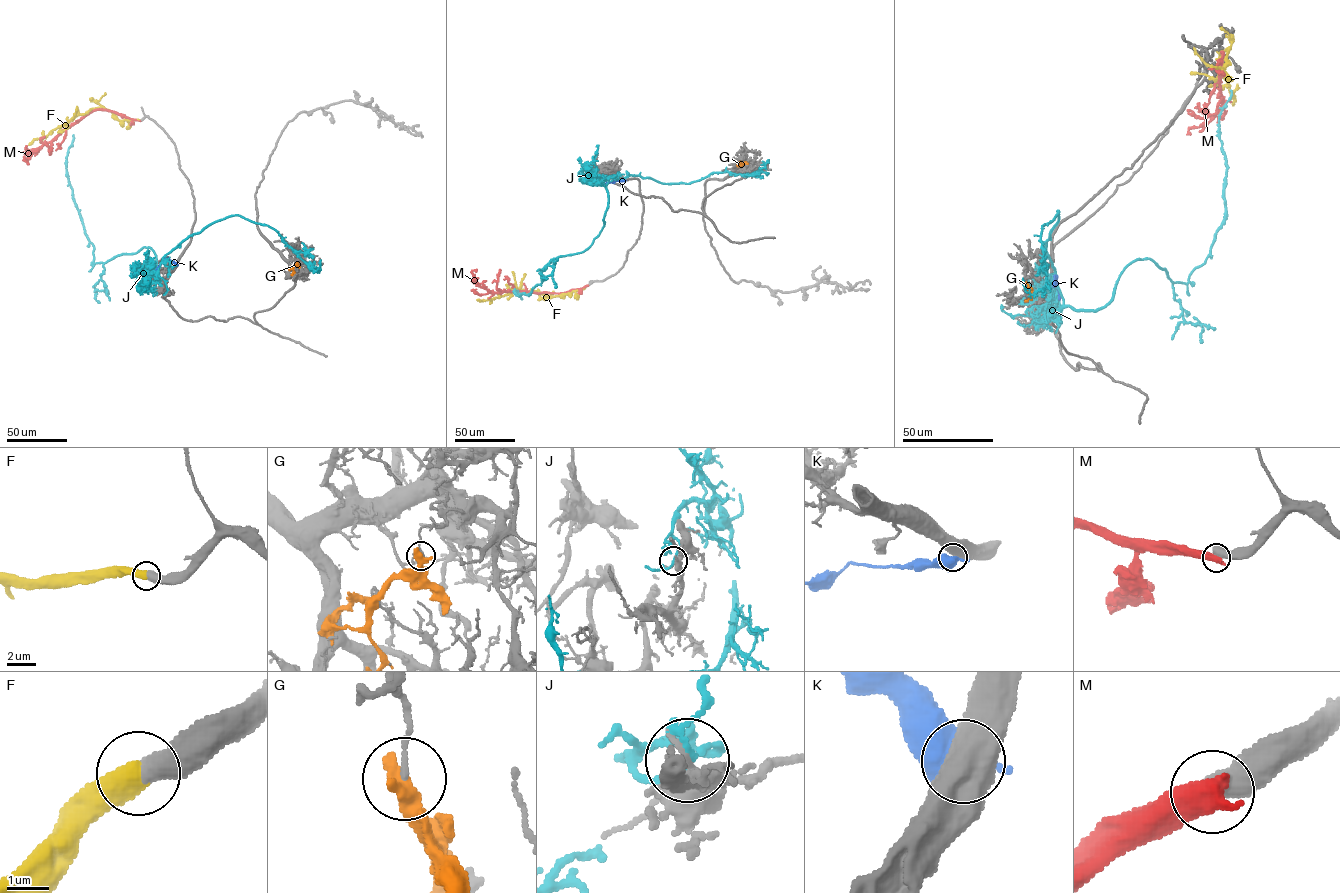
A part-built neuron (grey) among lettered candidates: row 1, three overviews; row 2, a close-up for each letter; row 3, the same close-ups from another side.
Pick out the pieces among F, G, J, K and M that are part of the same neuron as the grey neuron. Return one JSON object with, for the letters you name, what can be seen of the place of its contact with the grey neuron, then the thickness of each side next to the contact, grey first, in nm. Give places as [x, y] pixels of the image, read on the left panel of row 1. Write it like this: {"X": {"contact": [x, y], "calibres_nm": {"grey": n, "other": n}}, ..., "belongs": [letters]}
{"F": {"contact": [139, 120], "calibres_nm": {"grey": 600, "other": 550}}, "belongs": ["F"]}

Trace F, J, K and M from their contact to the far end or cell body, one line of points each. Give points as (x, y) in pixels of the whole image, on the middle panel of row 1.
F: (587, 285), (559, 295), (515, 289), (489, 300), (476, 300)
J: (760, 170), (690, 183), (610, 181), (593, 243), (551, 260), (529, 294), (514, 291), (521, 297)
K: (624, 180), (602, 184)
M: (587, 285), (564, 293), (489, 292), (474, 277), (472, 272), (476, 269)

